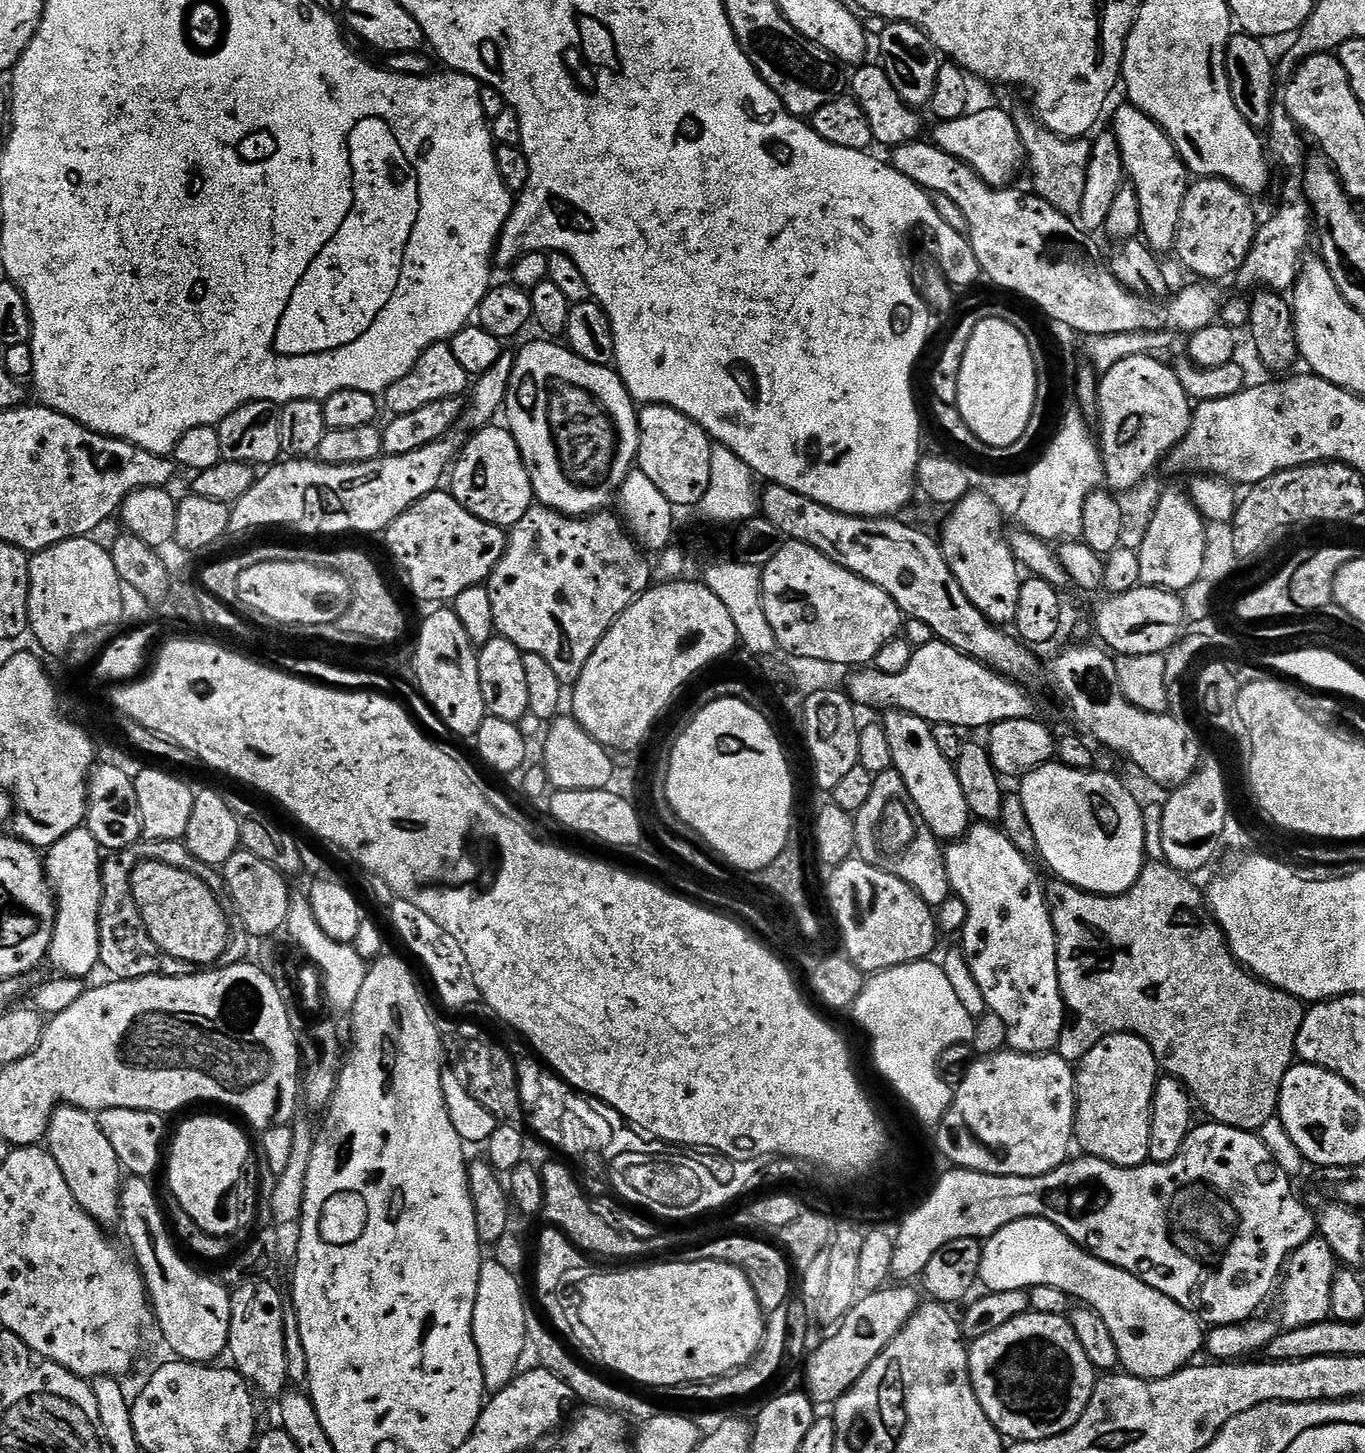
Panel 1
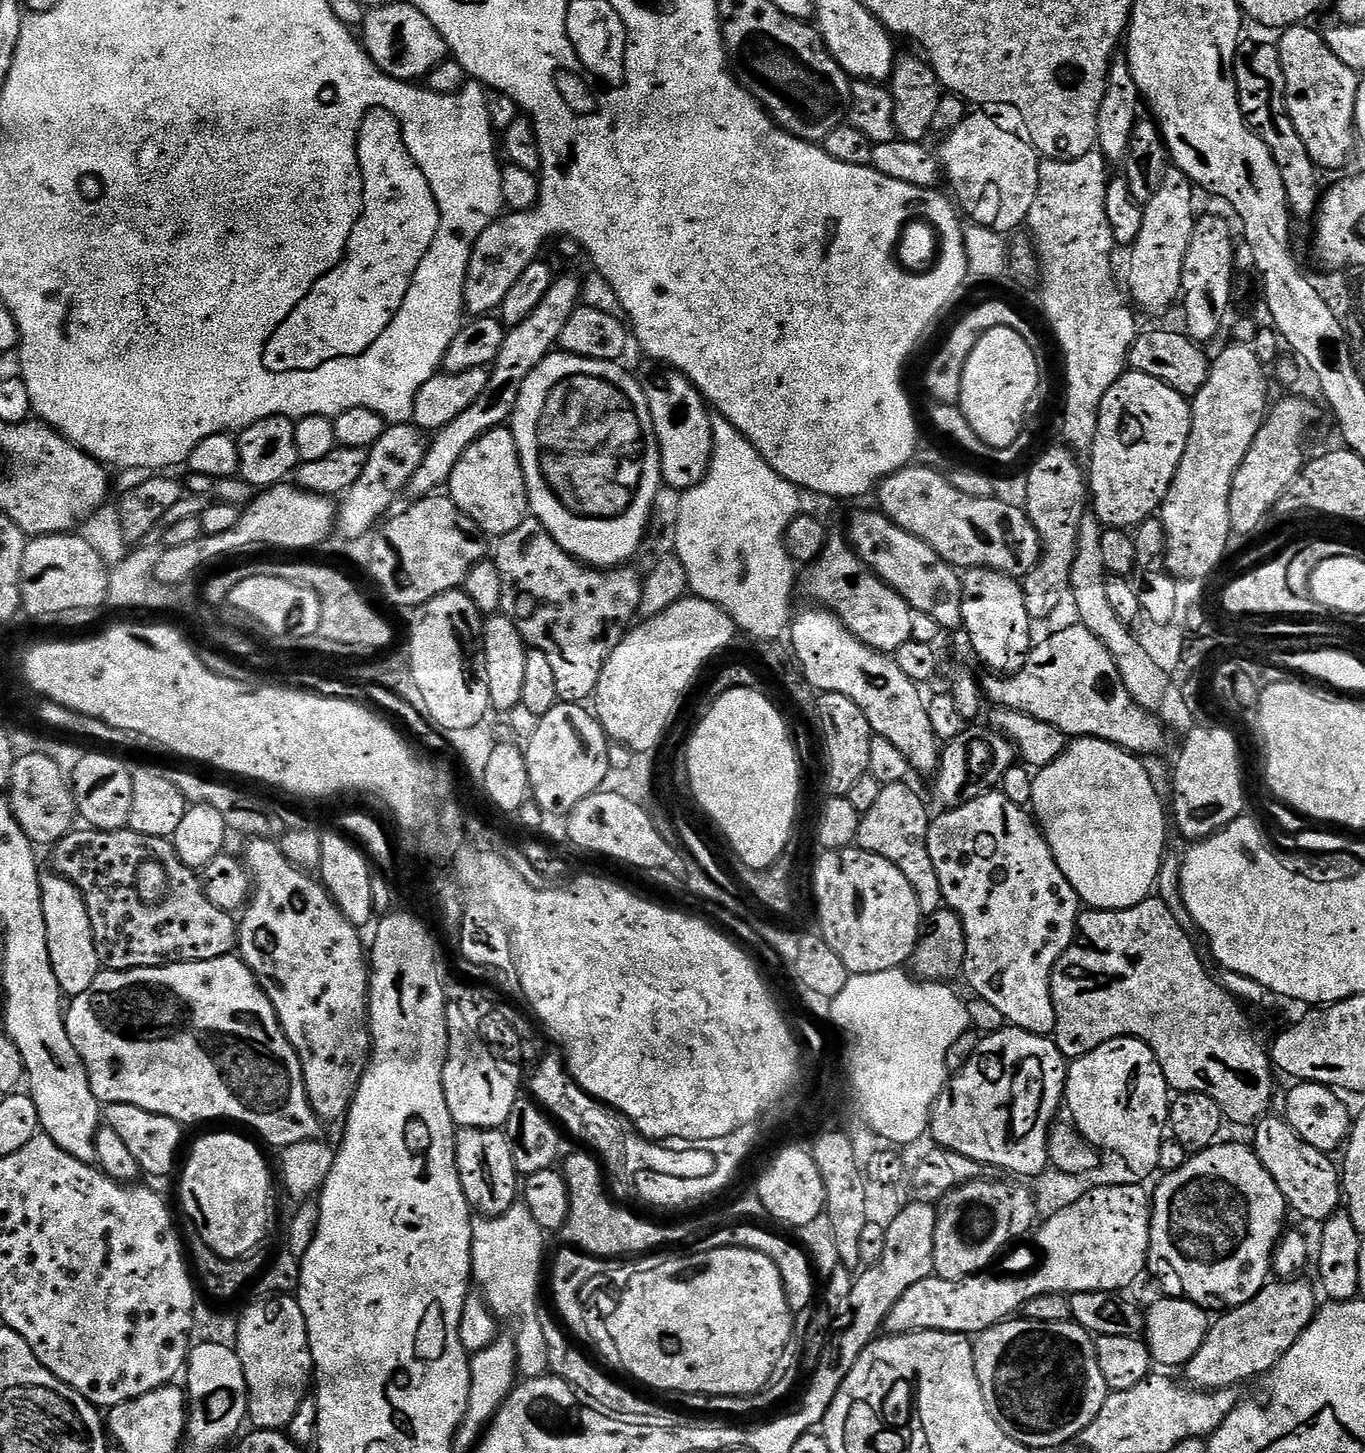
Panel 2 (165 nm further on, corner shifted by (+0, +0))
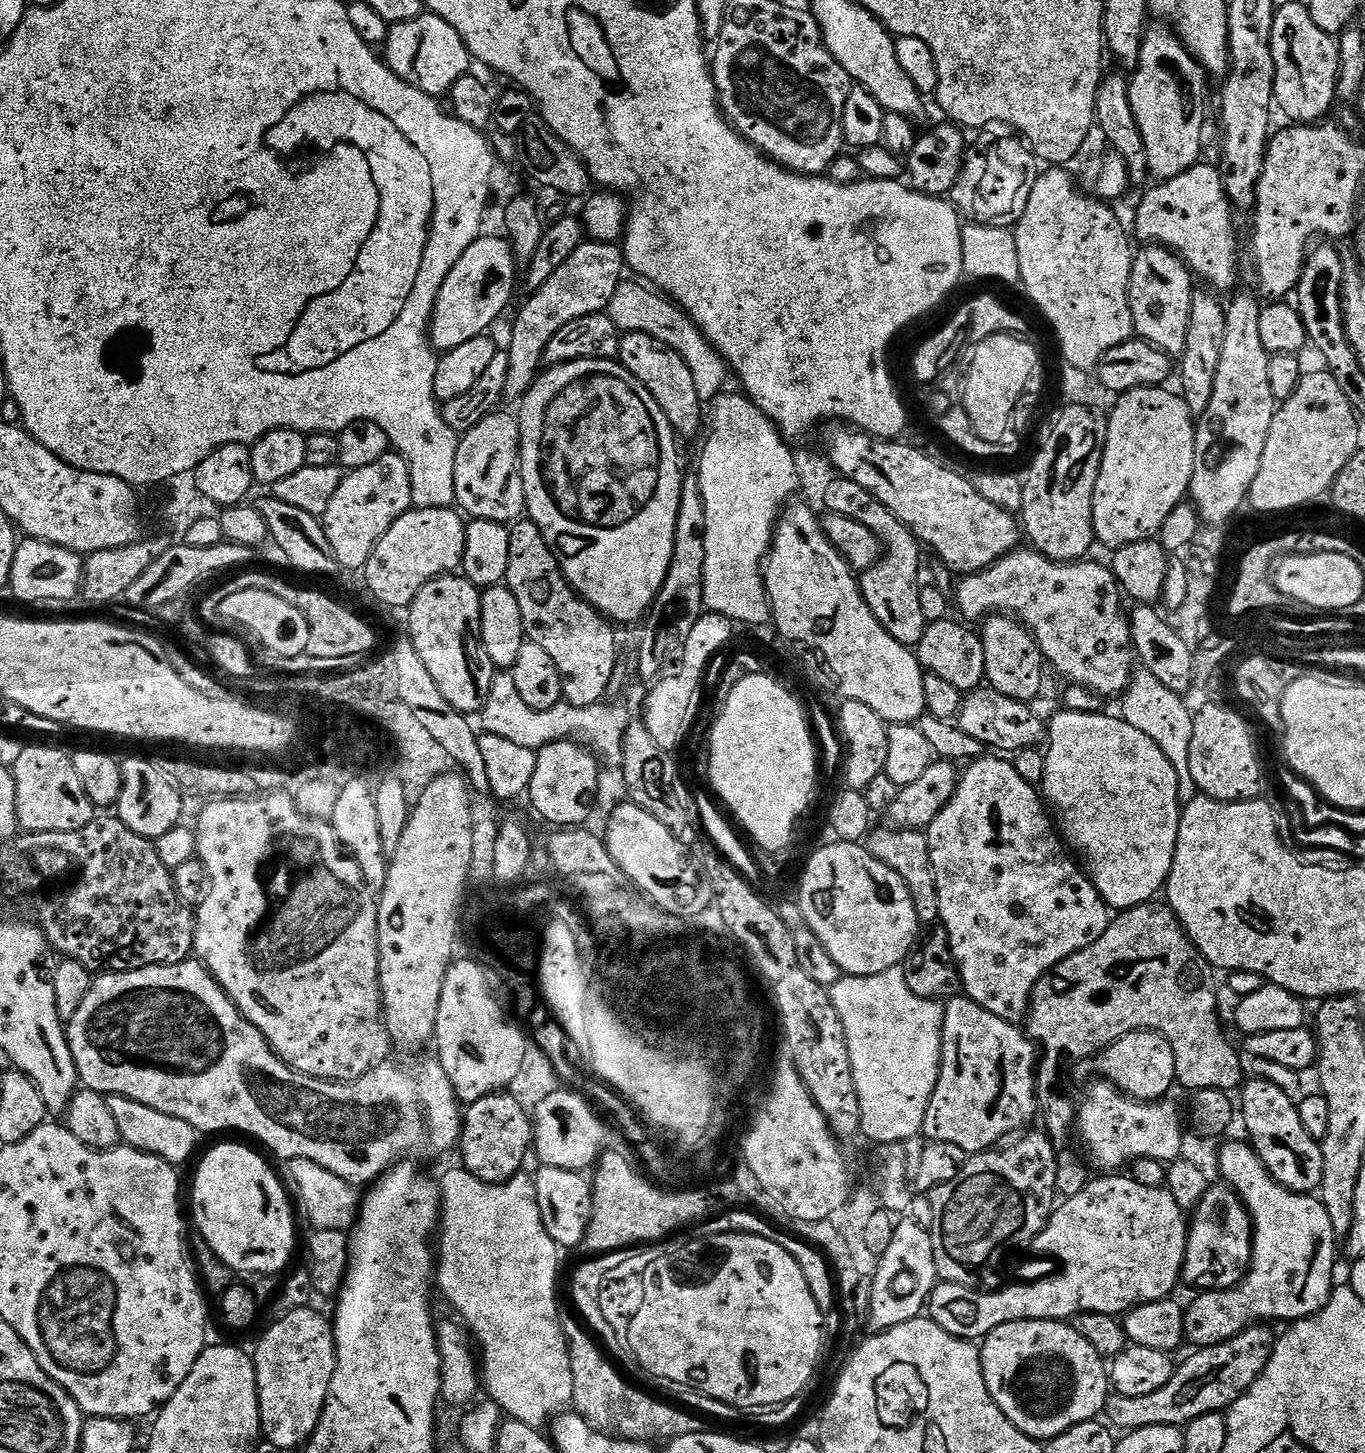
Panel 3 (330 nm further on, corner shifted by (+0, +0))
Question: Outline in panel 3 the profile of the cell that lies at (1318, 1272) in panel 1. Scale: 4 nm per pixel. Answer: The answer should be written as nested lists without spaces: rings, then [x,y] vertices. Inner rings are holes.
[[[1253,1326],[1218,1346],[1193,1351],[1193,1356],[1177,1367],[1170,1382],[1166,1382],[1162,1390],[1154,1390],[1154,1394],[1142,1394],[1142,1398],[1109,1395],[1107,1423],[1116,1430],[1167,1424],[1185,1426],[1200,1415],[1223,1413],[1243,1392],[1250,1390],[1250,1386],[1266,1370],[1266,1362],[1270,1362],[1270,1354],[1278,1339],[1277,1333],[1272,1333],[1268,1328],[1271,1327]]]

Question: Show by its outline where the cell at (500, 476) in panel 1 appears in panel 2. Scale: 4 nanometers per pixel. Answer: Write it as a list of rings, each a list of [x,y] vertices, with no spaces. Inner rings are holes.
[[[501,426],[482,434],[482,438],[478,438],[478,442],[474,442],[470,450],[462,454],[458,466],[454,466],[452,476],[446,485],[446,492],[451,500],[489,537],[499,538],[510,534],[510,530],[515,530],[517,526],[522,526],[522,522],[530,516],[528,491],[518,446],[511,427]]]

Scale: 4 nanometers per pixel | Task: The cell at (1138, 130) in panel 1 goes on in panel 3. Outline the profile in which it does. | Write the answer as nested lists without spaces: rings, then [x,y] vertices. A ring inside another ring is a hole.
[[[1149,243],[1147,246],[1135,253],[1132,261],[1132,273],[1130,274],[1130,310],[1132,311],[1132,326],[1135,335],[1142,340],[1148,340],[1155,348],[1160,348],[1167,356],[1180,357],[1186,350],[1186,336],[1190,330],[1190,302],[1194,291],[1193,273],[1187,264],[1165,248],[1162,244]]]

